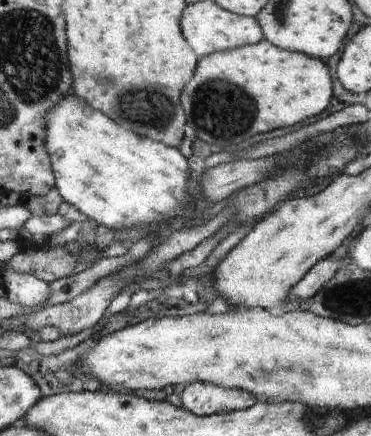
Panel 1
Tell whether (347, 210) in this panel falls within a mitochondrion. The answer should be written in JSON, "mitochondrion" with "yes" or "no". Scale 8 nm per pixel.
{"mitochondrion":"no"}

